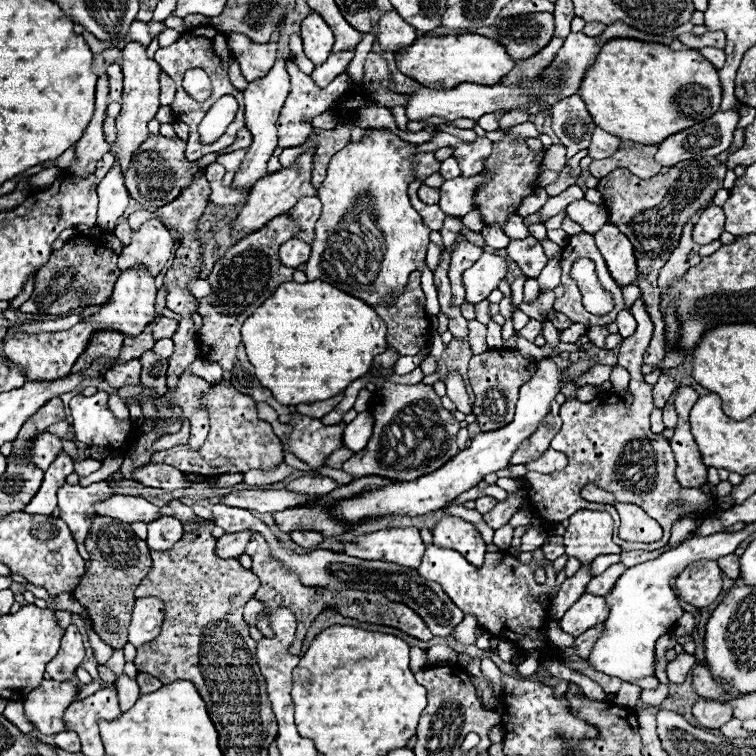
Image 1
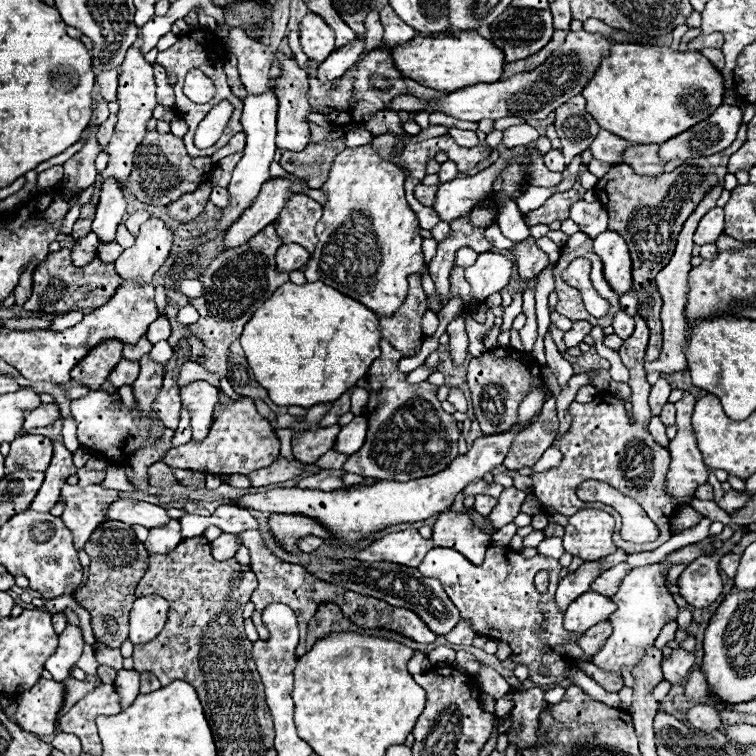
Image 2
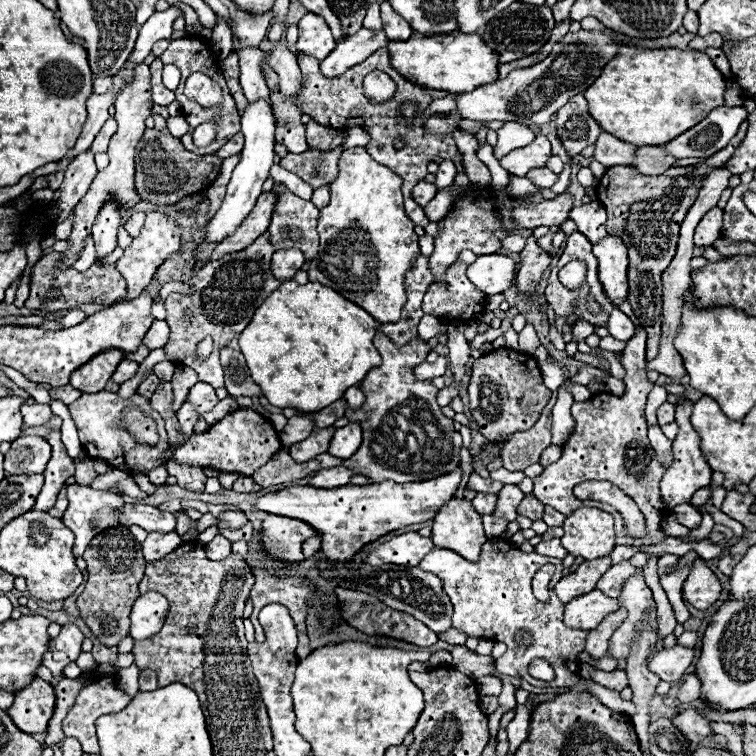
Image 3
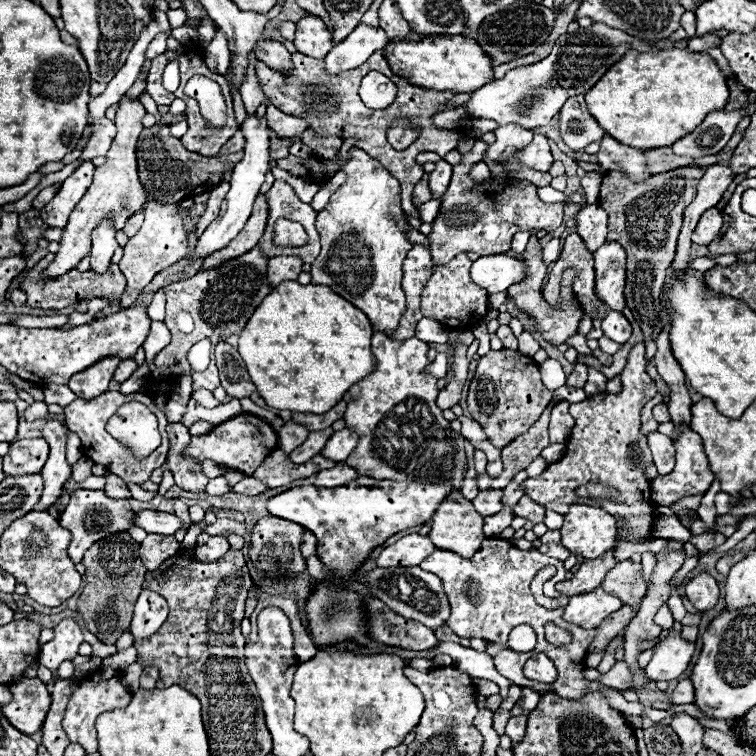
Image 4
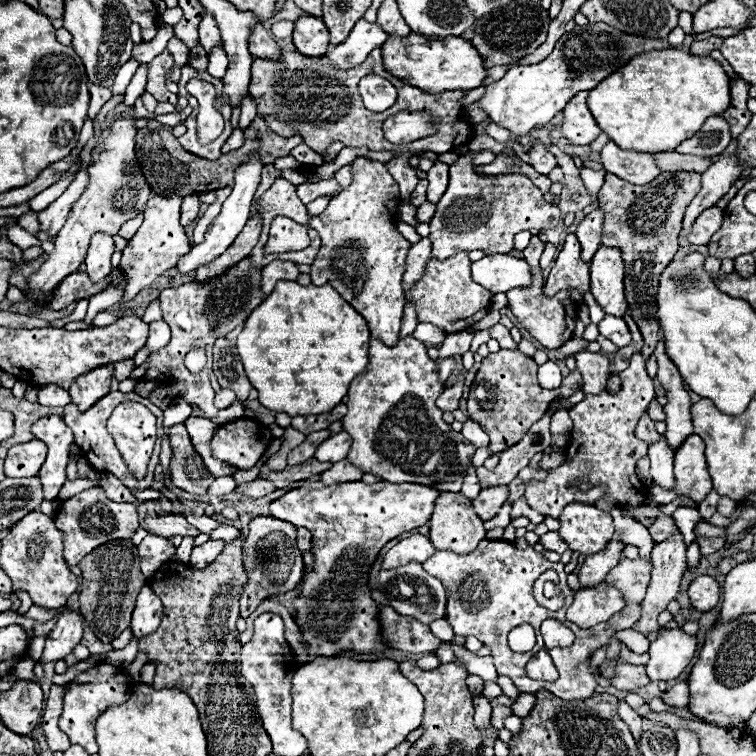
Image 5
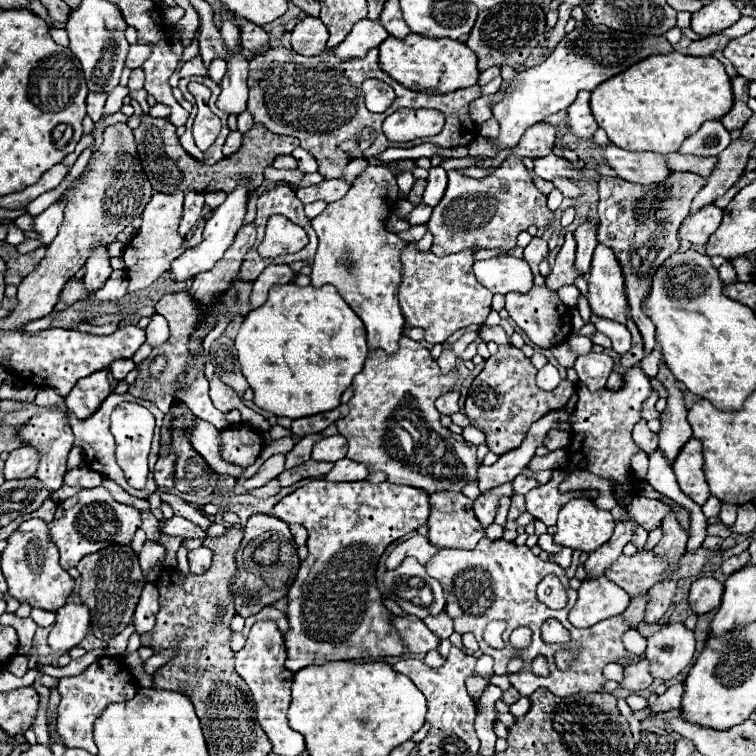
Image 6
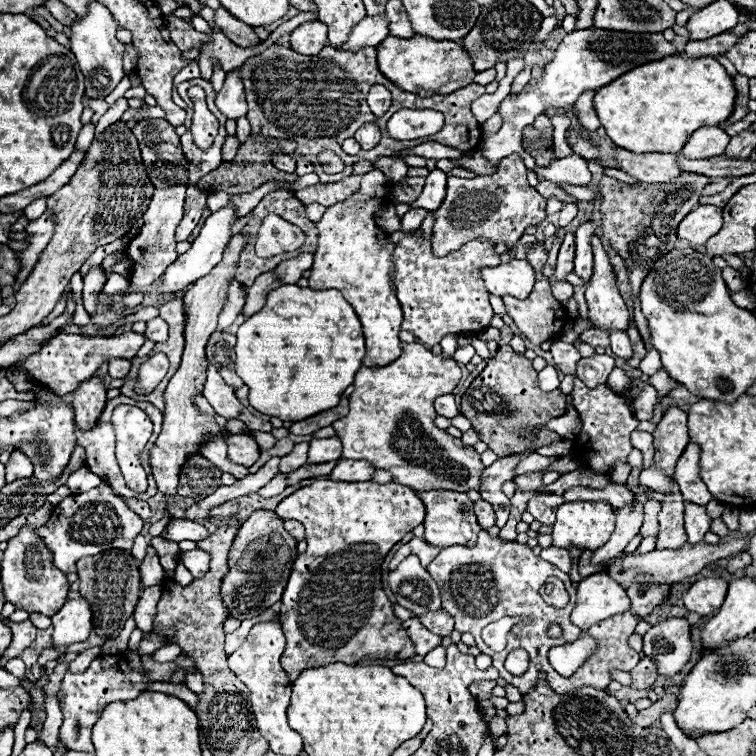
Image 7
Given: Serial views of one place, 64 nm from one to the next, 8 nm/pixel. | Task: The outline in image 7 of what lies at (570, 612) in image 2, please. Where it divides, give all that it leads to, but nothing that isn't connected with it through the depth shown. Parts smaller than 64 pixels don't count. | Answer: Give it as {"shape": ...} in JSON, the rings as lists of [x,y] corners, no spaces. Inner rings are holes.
{"shape":[[[598,572],[590,574],[578,584],[578,600],[570,620],[574,626],[588,630],[600,620],[622,614],[626,610],[630,610],[626,590],[618,582],[612,582],[608,574]]]}

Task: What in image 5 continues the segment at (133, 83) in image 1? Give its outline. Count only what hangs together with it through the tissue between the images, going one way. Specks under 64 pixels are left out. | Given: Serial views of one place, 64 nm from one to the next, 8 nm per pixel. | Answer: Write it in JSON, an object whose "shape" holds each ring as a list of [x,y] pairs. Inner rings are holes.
{"shape":[[[134,108],[124,112],[124,118],[116,120],[112,124],[112,136],[106,142],[104,152],[100,154],[100,162],[94,162],[88,166],[90,174],[90,186],[84,190],[84,194],[78,198],[78,202],[72,206],[68,220],[64,228],[58,232],[58,238],[54,240],[56,248],[44,262],[44,266],[38,270],[36,276],[30,280],[30,290],[32,296],[38,300],[48,300],[48,290],[60,282],[60,278],[66,278],[72,274],[72,270],[78,270],[78,266],[86,258],[86,250],[90,246],[90,236],[94,232],[104,230],[106,234],[118,234],[124,222],[136,218],[144,210],[144,202],[150,198],[148,184],[144,182],[144,176],[140,174],[138,162],[136,162],[136,132],[138,128],[134,126],[136,116]]]}

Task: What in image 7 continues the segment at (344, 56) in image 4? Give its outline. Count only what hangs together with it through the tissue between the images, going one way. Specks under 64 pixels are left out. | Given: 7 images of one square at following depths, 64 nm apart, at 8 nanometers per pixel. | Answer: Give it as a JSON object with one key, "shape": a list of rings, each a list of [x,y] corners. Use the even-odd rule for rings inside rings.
{"shape":[[[378,14],[378,16],[366,16],[364,20],[360,20],[348,40],[340,46],[342,52],[356,52],[356,46],[358,48],[366,48],[366,46],[378,46],[386,36],[388,36],[388,20]]]}

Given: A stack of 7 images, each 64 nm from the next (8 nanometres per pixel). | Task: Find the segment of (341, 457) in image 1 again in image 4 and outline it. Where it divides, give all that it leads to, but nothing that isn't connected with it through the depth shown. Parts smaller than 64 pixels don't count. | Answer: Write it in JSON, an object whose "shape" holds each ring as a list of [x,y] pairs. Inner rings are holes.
{"shape":[[[274,450],[270,454],[270,458],[266,458],[252,476],[262,480],[268,488],[278,488],[278,486],[284,486],[288,482],[318,474],[320,470],[326,470],[332,466],[336,466],[336,462],[332,462],[324,456],[316,456],[316,458],[308,460],[306,464],[296,466],[282,450]]]}

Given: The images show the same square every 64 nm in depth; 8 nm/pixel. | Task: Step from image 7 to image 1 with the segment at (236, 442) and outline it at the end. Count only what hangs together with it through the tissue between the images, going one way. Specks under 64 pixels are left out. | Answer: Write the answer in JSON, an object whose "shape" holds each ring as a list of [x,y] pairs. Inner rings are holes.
{"shape":[[[220,380],[212,384],[210,390],[202,396],[204,410],[210,414],[210,434],[200,450],[190,450],[188,444],[178,444],[168,450],[152,454],[152,464],[170,464],[184,474],[202,474],[202,476],[220,476],[232,472],[248,470],[274,470],[284,462],[284,450],[280,438],[274,434],[272,426],[256,416],[256,402],[246,394],[240,394],[228,382]]]}

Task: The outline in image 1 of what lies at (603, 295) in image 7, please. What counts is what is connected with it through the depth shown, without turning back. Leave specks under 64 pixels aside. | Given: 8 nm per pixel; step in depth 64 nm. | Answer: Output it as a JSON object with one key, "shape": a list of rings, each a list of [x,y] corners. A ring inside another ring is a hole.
{"shape":[[[604,224],[594,234],[594,240],[616,282],[620,286],[634,284],[638,278],[638,268],[634,248],[626,238],[626,234],[622,234],[614,224]]]}

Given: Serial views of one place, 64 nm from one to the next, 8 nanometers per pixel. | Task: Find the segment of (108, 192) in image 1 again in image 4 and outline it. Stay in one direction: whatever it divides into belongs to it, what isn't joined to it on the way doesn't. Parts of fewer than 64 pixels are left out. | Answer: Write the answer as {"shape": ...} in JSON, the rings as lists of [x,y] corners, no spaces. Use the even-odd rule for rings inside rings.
{"shape":[[[102,220],[96,230],[92,230],[92,258],[90,258],[90,268],[96,270],[98,274],[104,272],[110,264],[110,258],[114,250],[118,248],[116,242],[116,228],[112,226],[112,220]]]}

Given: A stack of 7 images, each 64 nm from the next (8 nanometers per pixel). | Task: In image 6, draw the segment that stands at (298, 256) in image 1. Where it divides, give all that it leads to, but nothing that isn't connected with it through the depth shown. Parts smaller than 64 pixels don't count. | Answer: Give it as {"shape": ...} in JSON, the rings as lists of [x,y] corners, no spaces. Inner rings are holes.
{"shape":[[[272,264],[266,266],[264,272],[256,278],[254,290],[252,290],[252,308],[258,308],[266,302],[268,292],[274,284],[288,284],[294,280],[294,272],[290,264]]]}

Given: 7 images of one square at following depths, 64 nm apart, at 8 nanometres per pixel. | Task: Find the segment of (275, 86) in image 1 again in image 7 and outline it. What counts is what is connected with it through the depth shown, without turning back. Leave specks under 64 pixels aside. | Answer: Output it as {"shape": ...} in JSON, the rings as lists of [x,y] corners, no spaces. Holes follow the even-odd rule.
{"shape":[[[228,204],[228,206],[220,208],[218,212],[210,214],[206,218],[198,238],[194,240],[192,248],[188,252],[180,254],[178,260],[172,262],[172,266],[168,266],[168,270],[164,272],[164,282],[162,282],[160,290],[162,292],[176,292],[176,290],[182,290],[184,286],[196,282],[196,278],[200,278],[204,274],[210,274],[210,270],[222,260],[222,254],[224,254],[224,250],[226,250],[226,246],[232,238],[232,226],[234,226],[236,220],[238,220],[238,216],[236,216],[236,208],[232,204]]]}

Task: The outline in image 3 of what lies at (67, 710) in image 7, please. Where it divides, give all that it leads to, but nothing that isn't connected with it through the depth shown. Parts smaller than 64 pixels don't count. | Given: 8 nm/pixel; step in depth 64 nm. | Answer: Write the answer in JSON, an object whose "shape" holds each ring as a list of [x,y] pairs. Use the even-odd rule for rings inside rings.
{"shape":[[[100,678],[78,694],[76,704],[70,708],[68,716],[62,722],[62,730],[68,736],[80,738],[86,754],[98,754],[100,746],[94,720],[102,714],[120,712],[124,706],[128,706],[128,702],[130,698],[118,688],[114,680]]]}

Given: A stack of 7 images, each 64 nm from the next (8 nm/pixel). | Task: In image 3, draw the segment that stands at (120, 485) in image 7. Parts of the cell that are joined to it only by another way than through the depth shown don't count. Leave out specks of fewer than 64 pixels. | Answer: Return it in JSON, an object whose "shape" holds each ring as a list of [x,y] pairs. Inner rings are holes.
{"shape":[[[96,392],[96,394],[82,394],[76,402],[72,402],[70,414],[78,426],[78,434],[80,434],[80,442],[84,446],[84,450],[88,452],[90,458],[100,458],[106,460],[112,468],[124,470],[128,474],[138,474],[138,472],[150,472],[152,468],[164,464],[160,460],[160,454],[166,450],[168,446],[168,436],[164,434],[164,419],[160,415],[150,415],[155,419],[156,425],[160,425],[158,429],[159,440],[156,446],[146,446],[146,444],[138,444],[134,440],[134,436],[122,428],[122,410],[126,410],[128,406],[140,406],[146,404],[144,398],[140,398],[138,394],[134,394],[130,400],[122,400],[118,394],[114,392]]]}

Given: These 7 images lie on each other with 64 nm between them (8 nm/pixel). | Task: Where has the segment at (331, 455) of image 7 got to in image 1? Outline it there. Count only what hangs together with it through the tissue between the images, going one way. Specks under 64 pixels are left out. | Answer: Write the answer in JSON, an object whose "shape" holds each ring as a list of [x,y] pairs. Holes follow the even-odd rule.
{"shape":[[[372,410],[360,412],[344,430],[344,448],[350,448],[354,452],[364,450],[364,446],[368,444],[370,436],[372,436],[372,428],[374,428]]]}

